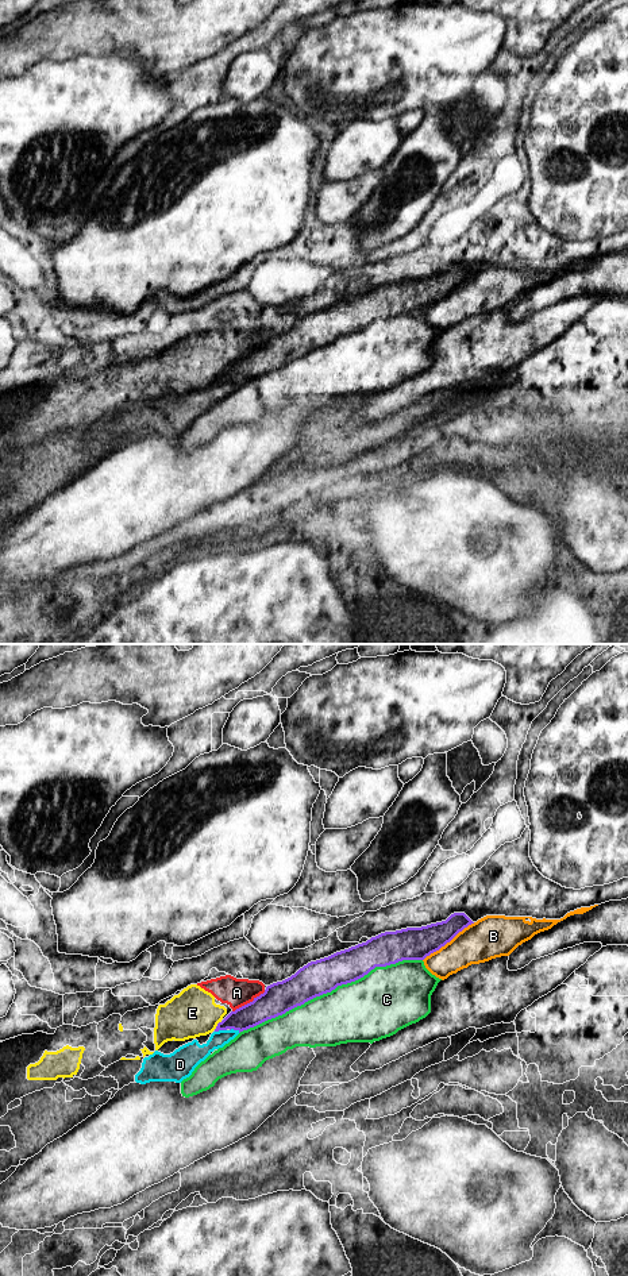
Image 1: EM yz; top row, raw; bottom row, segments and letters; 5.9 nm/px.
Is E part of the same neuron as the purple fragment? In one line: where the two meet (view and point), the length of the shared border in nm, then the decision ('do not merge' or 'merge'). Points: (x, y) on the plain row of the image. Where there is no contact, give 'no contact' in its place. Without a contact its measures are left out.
yz (218, 377) | 80 nm | do not merge

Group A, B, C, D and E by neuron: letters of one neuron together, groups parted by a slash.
A E / B / C / D

